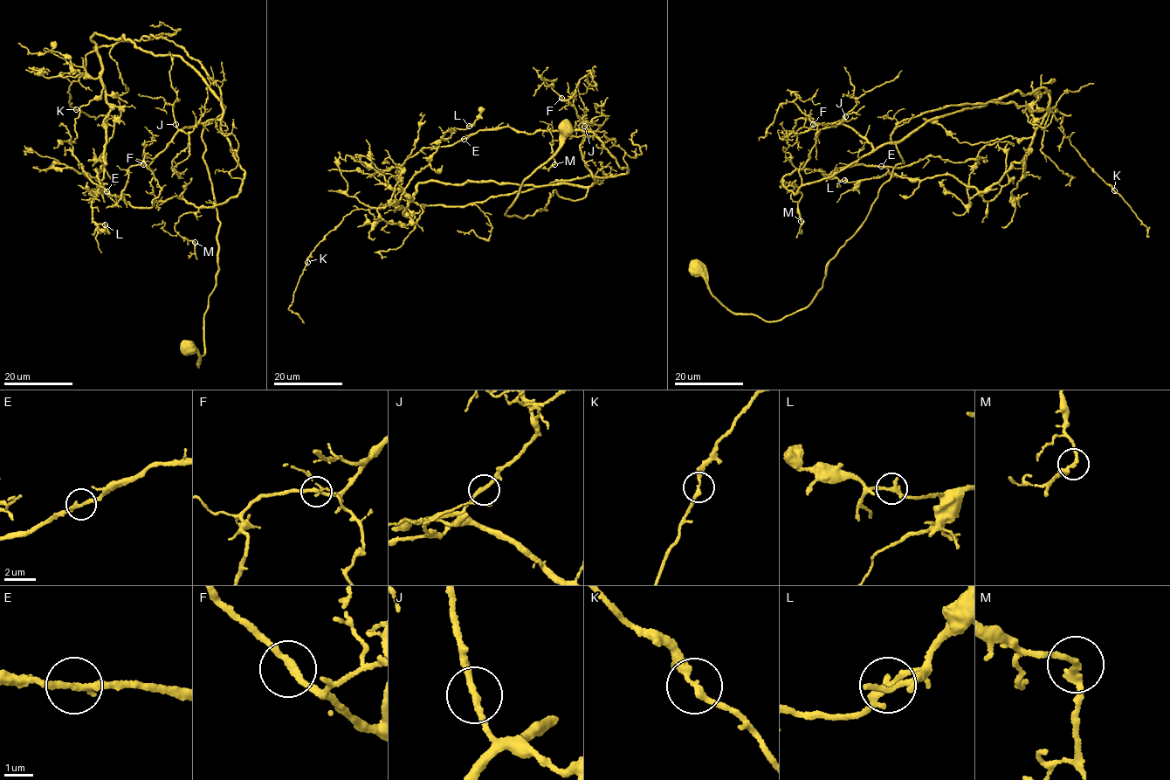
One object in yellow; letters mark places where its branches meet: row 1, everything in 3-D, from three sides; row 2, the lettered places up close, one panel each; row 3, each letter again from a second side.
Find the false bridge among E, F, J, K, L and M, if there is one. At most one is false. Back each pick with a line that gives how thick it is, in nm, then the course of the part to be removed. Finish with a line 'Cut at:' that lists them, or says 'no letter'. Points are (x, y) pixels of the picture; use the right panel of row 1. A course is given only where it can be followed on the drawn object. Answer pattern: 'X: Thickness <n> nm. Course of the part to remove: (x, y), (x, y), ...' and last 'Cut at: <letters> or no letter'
Cut at: no letter

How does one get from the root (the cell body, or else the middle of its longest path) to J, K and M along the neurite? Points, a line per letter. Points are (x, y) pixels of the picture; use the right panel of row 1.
J: (697, 271), (736, 314), (774, 321), (811, 302), (826, 263), (904, 162), (895, 144), (872, 148), (845, 116)
K: (697, 271), (736, 314), (801, 310), (904, 162), (896, 125), (944, 106), (1056, 109), (1114, 190)
M: (697, 271), (736, 314), (801, 310), (904, 162), (895, 144), (795, 193), (781, 181), (801, 194), (801, 221)

